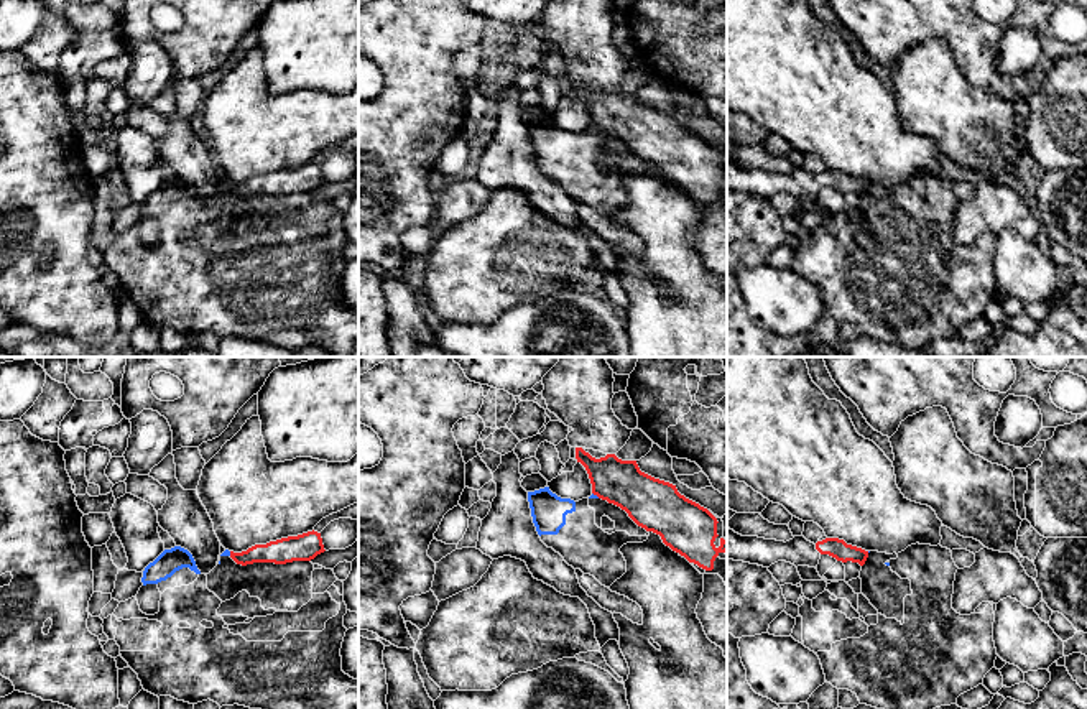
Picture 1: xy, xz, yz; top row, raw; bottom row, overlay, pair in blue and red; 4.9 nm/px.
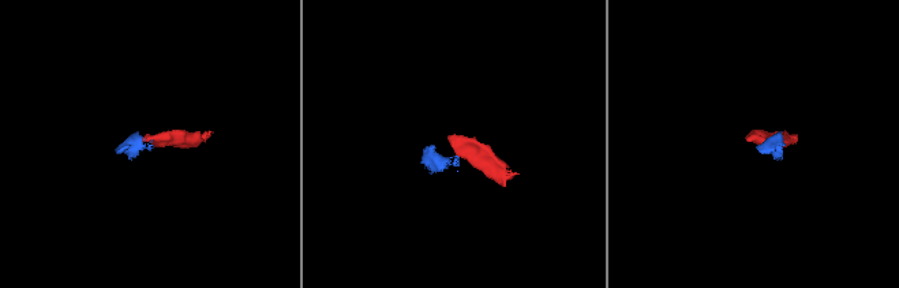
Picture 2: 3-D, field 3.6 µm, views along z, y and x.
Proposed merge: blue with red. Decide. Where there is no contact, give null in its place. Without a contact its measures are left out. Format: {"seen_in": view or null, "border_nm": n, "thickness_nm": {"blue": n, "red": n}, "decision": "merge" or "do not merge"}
{"seen_in": "xz", "border_nm": 50, "thickness_nm": {"blue": 20, "red": 240}, "decision": "do not merge"}

